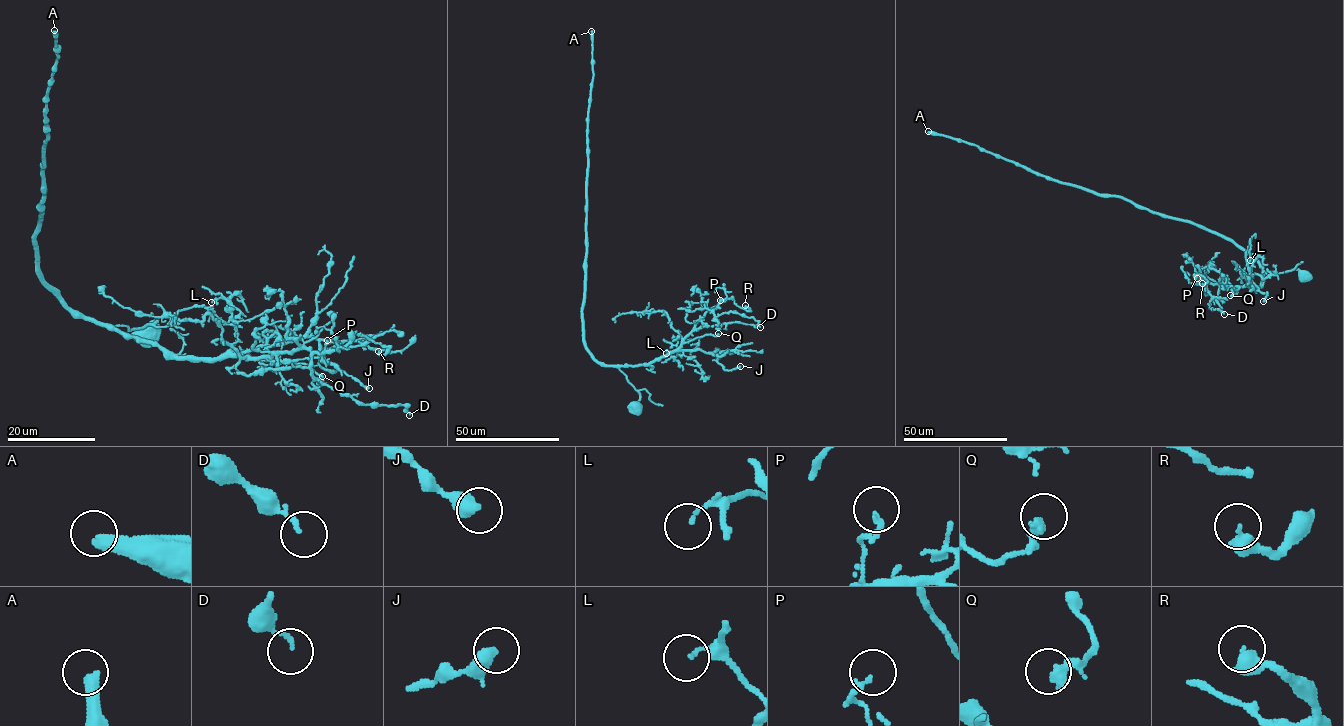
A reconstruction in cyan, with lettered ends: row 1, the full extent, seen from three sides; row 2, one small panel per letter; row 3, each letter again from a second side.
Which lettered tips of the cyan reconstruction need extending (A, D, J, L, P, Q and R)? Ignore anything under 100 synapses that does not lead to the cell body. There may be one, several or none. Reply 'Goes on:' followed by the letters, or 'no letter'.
Goes on: A

